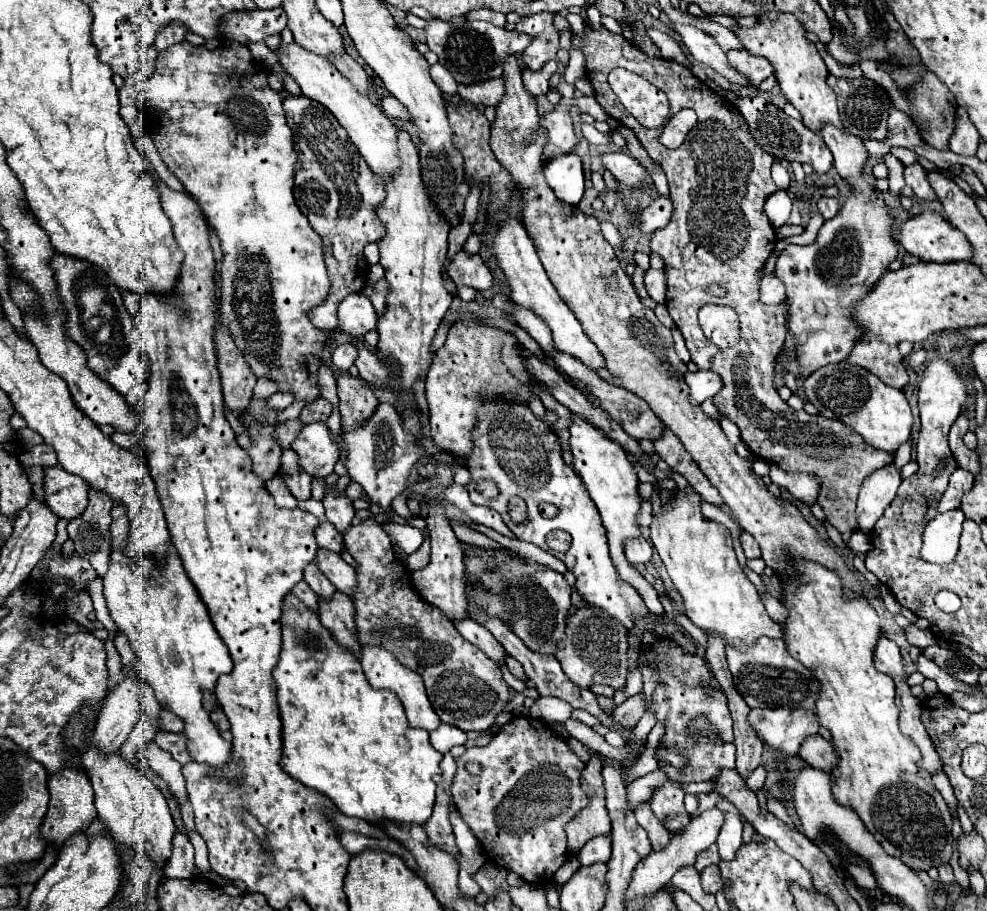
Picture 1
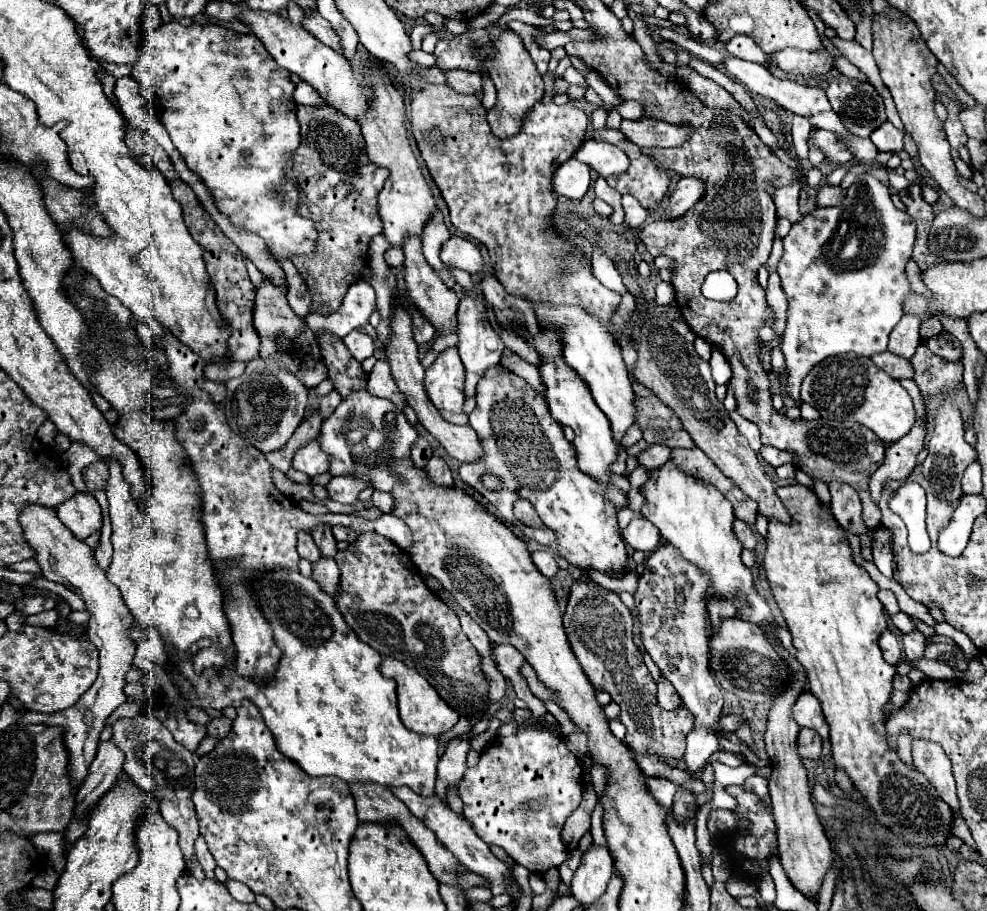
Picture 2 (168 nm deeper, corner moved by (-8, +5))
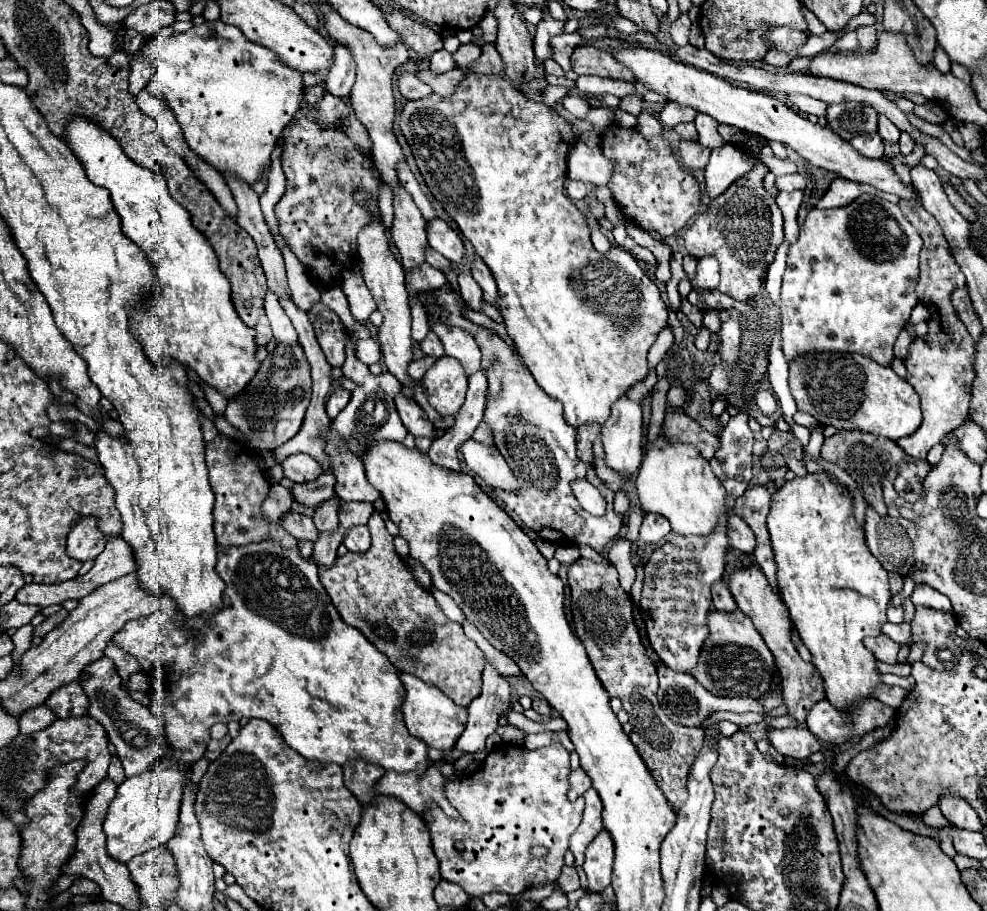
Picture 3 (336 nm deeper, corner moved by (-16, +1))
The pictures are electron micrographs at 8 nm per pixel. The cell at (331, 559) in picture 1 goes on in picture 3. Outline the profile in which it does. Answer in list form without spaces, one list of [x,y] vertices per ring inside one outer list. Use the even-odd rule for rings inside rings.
[[[328,499],[324,503],[320,503],[316,507],[314,513],[314,525],[318,531],[326,531],[326,533],[334,533],[338,529],[338,503],[340,499]]]

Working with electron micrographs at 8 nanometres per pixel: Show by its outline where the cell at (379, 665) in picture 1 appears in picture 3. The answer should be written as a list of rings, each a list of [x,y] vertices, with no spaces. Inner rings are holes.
[[[400,673],[400,681],[406,687],[402,715],[404,715],[404,723],[406,723],[406,729],[410,731],[410,735],[422,739],[428,747],[434,747],[434,749],[454,747],[456,739],[462,735],[464,725],[466,725],[466,715],[468,715],[466,707],[452,703],[444,693],[440,693],[440,689],[430,687],[424,681],[420,681],[418,677],[412,677],[408,673]]]

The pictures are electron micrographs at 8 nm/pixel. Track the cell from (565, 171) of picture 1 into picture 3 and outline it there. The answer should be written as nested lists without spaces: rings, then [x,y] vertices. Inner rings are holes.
[[[570,181],[568,183],[568,197],[570,199],[584,199],[586,197],[586,183]]]

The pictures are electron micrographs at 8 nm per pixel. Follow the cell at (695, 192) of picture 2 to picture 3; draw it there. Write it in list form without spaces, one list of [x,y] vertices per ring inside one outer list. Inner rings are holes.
[[[724,143],[712,151],[712,157],[704,169],[708,197],[714,199],[724,193],[738,177],[750,169],[750,153],[736,143]]]

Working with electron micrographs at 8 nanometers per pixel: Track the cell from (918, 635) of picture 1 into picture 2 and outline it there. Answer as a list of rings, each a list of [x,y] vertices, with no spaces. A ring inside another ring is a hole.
[[[896,613],[896,615],[890,615],[890,621],[902,631],[902,633],[910,633],[910,631],[914,631],[916,627],[914,627],[914,623],[910,621],[910,617],[906,615],[906,613]]]

